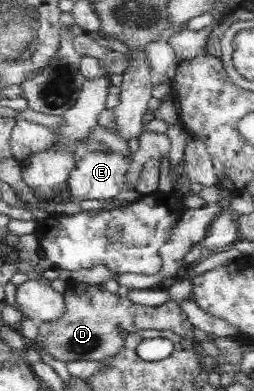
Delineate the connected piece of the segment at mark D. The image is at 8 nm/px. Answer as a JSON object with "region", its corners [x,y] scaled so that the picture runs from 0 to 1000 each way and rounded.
{"region":[[[272,716],[252,752],[260,793],[213,824],[150,826],[150,849],[134,862],[138,885],[185,900],[220,921],[283,926],[283,921],[406,921],[461,905],[484,875],[476,849],[535,841],[673,844],[685,854],[728,864],[764,864],[764,834],[693,770],[594,785],[535,777],[504,760],[472,760],[425,744],[409,729],[350,729]]]}

